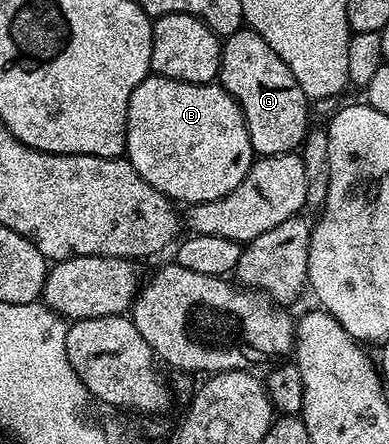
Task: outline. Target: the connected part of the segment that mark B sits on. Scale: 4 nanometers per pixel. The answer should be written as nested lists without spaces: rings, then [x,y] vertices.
[[[147,76],[140,84],[136,84],[136,88],[128,100],[125,157],[132,164],[132,168],[136,168],[139,176],[148,184],[152,184],[152,188],[156,188],[156,192],[160,192],[164,197],[178,204],[181,204],[181,202],[186,202],[185,204],[207,202],[208,200],[216,200],[220,196],[232,192],[232,188],[236,188],[236,184],[240,184],[240,180],[244,180],[244,176],[250,170],[250,166],[256,161],[256,155],[252,148],[252,140],[248,136],[248,128],[242,115],[242,109],[238,107],[237,100],[227,90],[222,89],[221,85],[218,84],[181,82],[175,78],[160,78],[157,76]]]

